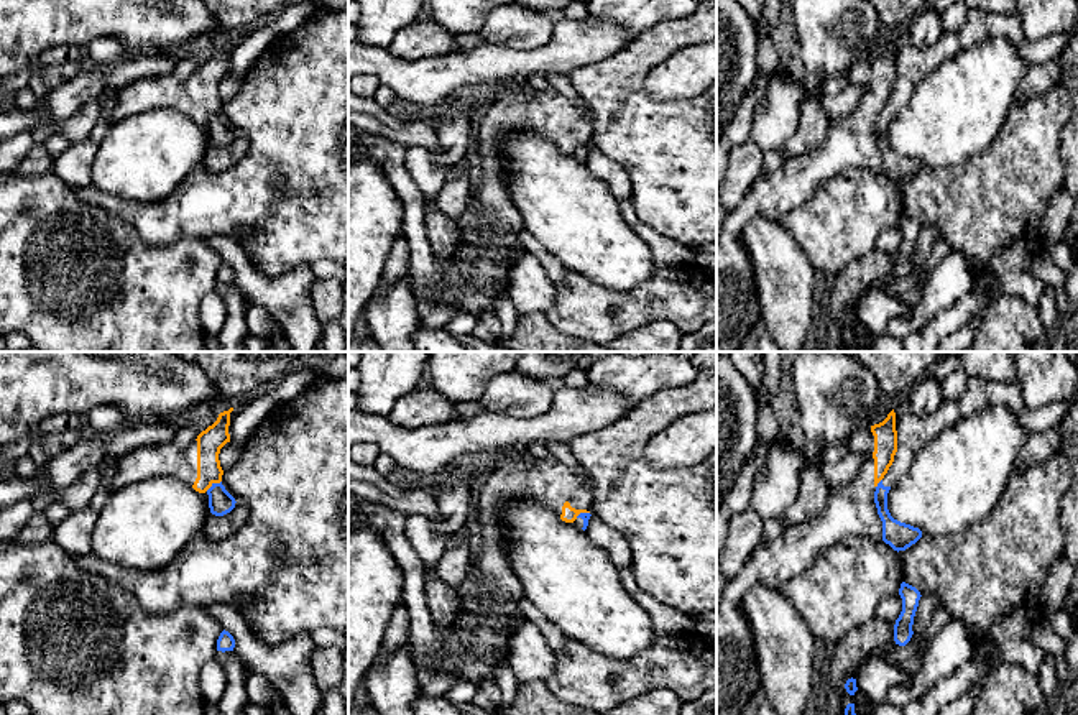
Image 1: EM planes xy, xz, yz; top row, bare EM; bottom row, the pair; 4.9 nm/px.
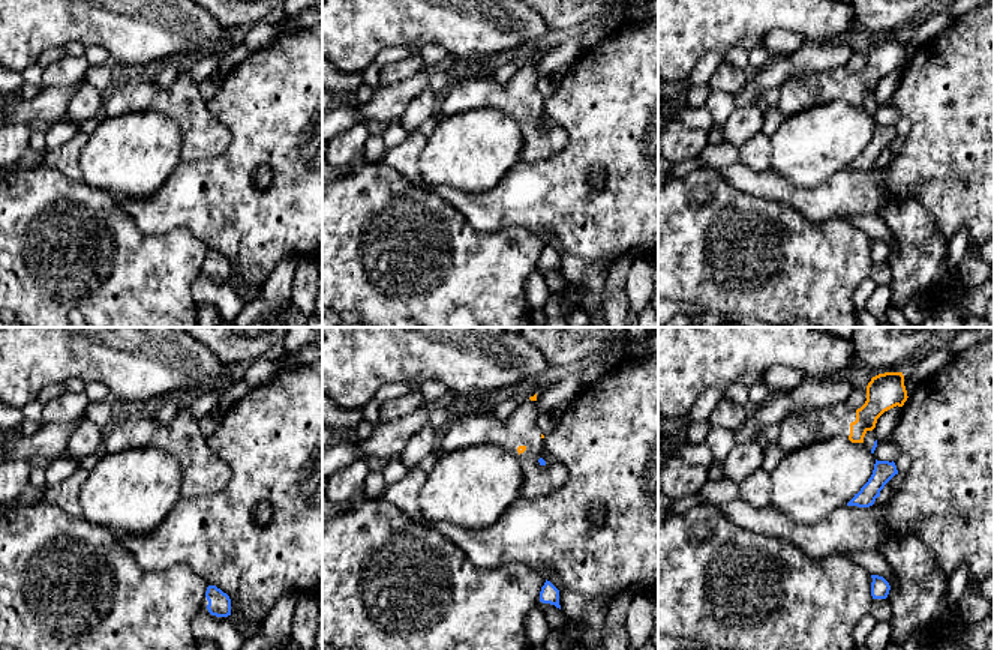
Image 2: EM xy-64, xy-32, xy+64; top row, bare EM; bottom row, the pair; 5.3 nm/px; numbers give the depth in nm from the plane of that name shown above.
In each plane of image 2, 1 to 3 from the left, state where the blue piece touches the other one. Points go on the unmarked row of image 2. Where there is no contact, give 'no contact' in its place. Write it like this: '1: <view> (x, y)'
1: no contact
2: no contact
3: no contact

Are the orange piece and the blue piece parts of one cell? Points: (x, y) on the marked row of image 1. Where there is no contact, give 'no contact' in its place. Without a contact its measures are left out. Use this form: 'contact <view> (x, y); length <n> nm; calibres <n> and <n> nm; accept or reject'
contact xy (212, 482); length 90 nm; calibres 130 and 120 nm; reject

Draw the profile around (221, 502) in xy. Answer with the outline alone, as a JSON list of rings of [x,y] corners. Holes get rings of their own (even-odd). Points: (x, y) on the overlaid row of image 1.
[[[212,483],[212,487],[207,490],[209,495],[209,508],[210,513],[215,516],[223,516],[230,513],[235,508],[235,498],[225,490],[225,487],[220,483]]]

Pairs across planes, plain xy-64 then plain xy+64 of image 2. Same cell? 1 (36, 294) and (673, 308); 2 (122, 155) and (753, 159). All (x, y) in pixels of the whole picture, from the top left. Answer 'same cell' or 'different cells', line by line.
1: different cells
2: different cells

